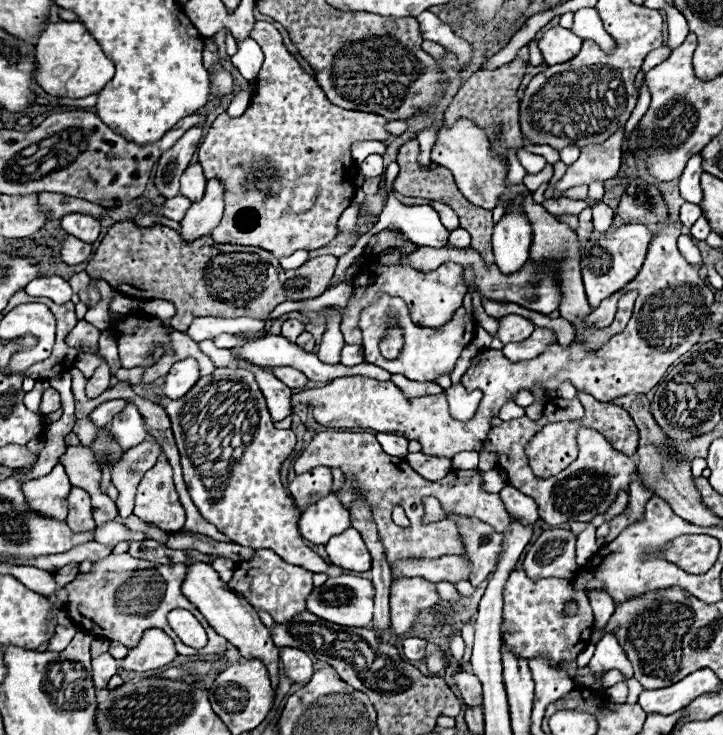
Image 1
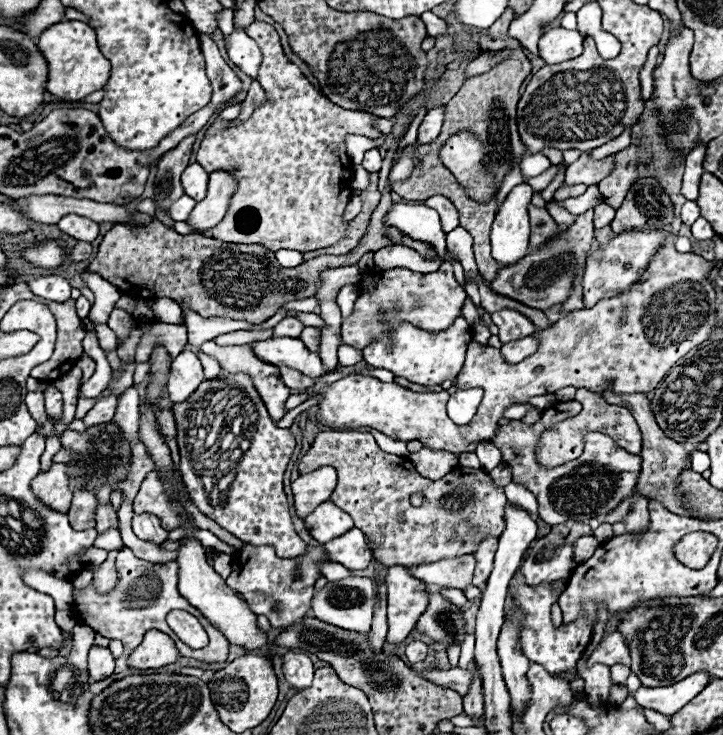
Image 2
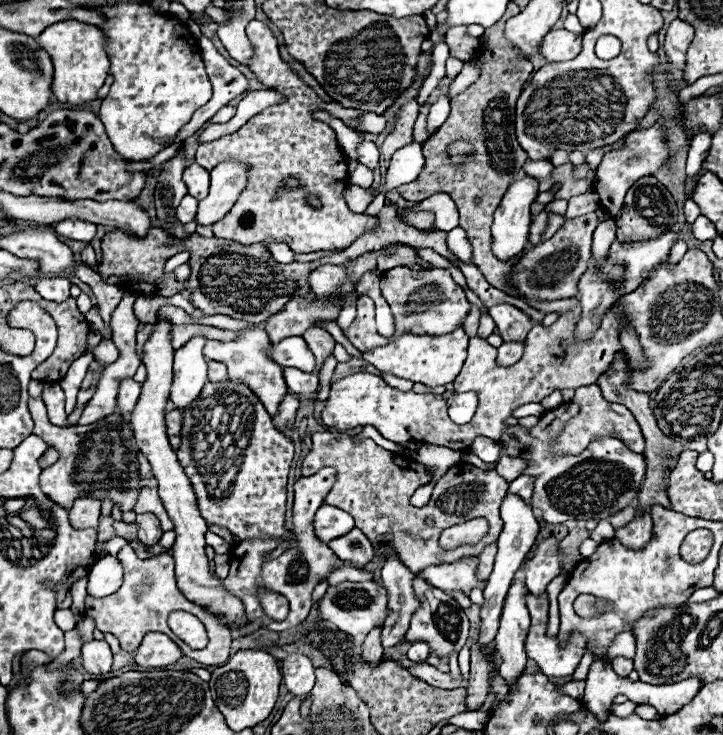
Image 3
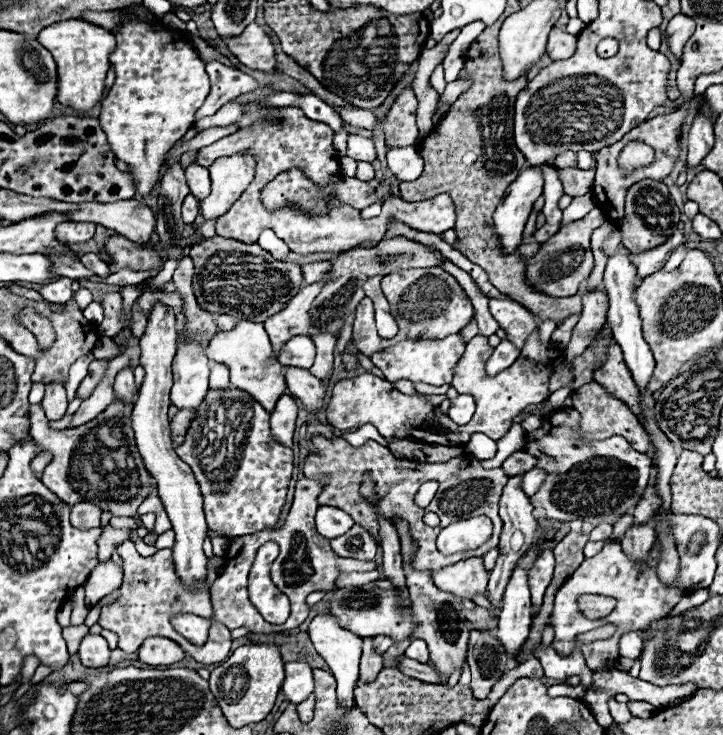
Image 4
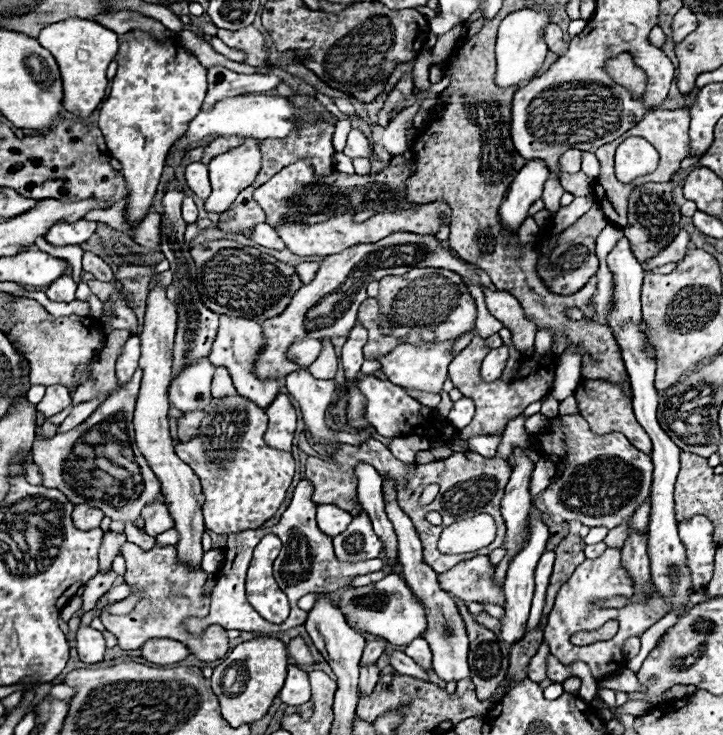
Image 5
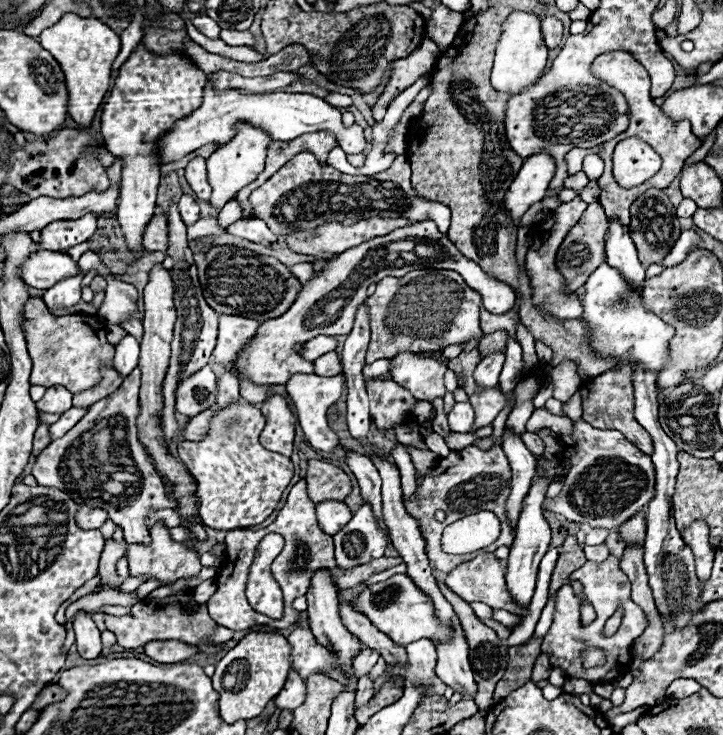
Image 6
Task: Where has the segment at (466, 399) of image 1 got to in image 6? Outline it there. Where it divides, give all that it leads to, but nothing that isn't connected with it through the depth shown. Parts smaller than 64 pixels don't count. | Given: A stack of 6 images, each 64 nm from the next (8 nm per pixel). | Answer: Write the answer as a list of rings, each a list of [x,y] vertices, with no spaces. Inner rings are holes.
[[[456,402],[452,412],[448,412],[448,422],[452,432],[472,432],[474,428],[474,410],[470,402]]]

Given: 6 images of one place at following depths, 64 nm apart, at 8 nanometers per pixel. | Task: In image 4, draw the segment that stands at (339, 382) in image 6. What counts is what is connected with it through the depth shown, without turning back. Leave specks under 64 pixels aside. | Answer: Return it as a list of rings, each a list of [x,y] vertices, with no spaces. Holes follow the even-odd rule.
[[[288,368],[286,384],[290,388],[290,394],[300,398],[304,408],[310,412],[310,416],[316,418],[316,414],[320,412],[326,400],[324,382],[318,378],[312,378],[312,374],[308,374],[308,370],[304,368]],[[365,424],[359,427],[355,432],[348,432],[348,434],[344,434],[342,436],[348,444],[352,444],[352,446],[362,446],[366,440],[376,440],[376,442],[382,442],[384,440],[384,444],[388,446],[388,440],[386,438],[382,438],[380,434],[378,434],[378,430],[374,428],[371,424]]]

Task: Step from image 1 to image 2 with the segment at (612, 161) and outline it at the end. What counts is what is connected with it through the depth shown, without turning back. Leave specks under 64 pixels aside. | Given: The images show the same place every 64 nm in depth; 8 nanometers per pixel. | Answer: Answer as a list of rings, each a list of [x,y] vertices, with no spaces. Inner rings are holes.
[[[582,152],[582,156],[566,168],[566,180],[564,184],[586,184],[592,186],[604,178],[604,174],[612,170],[612,156],[606,156],[604,160],[590,160],[590,152]]]

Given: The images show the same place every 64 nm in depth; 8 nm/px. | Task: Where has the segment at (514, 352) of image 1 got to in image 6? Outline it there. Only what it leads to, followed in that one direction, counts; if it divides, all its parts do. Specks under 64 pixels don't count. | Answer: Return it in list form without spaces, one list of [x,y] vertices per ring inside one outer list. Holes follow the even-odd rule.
[[[492,352],[474,370],[474,380],[478,388],[494,388],[498,386],[498,376],[504,364],[504,354],[502,352]]]

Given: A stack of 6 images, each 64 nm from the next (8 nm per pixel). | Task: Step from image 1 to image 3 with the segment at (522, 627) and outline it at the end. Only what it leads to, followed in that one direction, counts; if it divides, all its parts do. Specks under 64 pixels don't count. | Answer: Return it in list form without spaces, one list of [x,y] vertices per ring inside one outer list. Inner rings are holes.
[[[528,594],[526,602],[532,616],[532,626],[526,638],[528,658],[532,658],[548,678],[572,676],[586,652],[586,636],[572,634],[568,646],[562,648],[556,638],[546,638],[548,596],[542,594],[540,598],[532,598],[532,594]]]

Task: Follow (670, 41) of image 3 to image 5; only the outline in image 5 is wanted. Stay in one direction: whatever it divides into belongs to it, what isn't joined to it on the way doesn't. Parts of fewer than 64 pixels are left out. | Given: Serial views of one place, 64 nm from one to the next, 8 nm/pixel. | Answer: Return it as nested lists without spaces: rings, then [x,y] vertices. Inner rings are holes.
[[[682,6],[680,12],[674,16],[674,22],[672,22],[674,42],[680,42],[682,38],[686,38],[692,30],[696,30],[696,26],[698,26],[696,14],[688,6]]]

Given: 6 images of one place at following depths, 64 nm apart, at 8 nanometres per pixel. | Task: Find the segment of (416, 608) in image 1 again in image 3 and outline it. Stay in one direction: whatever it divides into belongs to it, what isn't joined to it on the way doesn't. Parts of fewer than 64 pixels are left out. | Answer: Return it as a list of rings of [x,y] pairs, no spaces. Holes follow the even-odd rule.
[[[390,554],[386,558],[382,566],[382,582],[388,588],[388,596],[390,596],[388,600],[390,616],[388,616],[388,624],[384,624],[380,634],[382,648],[390,648],[404,640],[404,634],[410,626],[410,618],[416,606],[420,606],[412,590],[412,578],[414,574],[400,562],[396,554]]]

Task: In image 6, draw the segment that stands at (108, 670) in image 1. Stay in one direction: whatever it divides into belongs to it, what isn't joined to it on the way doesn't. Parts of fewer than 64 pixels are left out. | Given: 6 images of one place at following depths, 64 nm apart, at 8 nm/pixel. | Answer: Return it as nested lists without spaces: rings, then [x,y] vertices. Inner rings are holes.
[[[78,610],[74,614],[74,618],[72,618],[72,628],[74,628],[74,634],[76,634],[78,652],[84,658],[96,658],[96,656],[100,656],[100,652],[102,652],[100,630],[96,628],[94,618],[88,612]]]

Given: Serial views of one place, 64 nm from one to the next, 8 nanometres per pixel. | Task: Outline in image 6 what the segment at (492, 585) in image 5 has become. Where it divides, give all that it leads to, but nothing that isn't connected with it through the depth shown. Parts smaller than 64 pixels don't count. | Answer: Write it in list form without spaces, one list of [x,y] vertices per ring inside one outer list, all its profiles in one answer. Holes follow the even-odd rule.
[[[480,554],[474,560],[456,566],[456,570],[452,570],[450,574],[444,576],[444,582],[450,590],[460,594],[460,598],[464,598],[466,602],[484,602],[490,608],[502,608],[502,610],[508,610],[512,614],[528,616],[528,606],[522,608],[520,604],[516,604],[516,600],[508,592],[508,588],[506,588],[506,564],[502,560],[498,560],[494,554]]]

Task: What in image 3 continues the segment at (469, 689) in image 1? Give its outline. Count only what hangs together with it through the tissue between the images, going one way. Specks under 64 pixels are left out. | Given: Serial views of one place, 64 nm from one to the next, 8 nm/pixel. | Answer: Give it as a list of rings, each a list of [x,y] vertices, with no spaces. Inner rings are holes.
[[[414,664],[414,666],[408,668],[408,672],[412,676],[416,676],[416,678],[420,678],[420,680],[432,684],[432,686],[436,686],[436,688],[456,688],[456,686],[464,686],[462,678],[452,680],[450,674],[444,674],[444,672],[440,672],[438,668],[434,668],[430,664]]]

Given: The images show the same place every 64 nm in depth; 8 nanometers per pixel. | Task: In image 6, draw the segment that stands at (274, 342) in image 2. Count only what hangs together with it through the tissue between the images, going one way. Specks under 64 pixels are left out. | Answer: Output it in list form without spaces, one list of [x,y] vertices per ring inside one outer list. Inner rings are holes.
[[[316,336],[316,338],[312,338],[304,344],[304,354],[302,356],[314,362],[320,354],[336,350],[336,344],[338,344],[336,336]]]

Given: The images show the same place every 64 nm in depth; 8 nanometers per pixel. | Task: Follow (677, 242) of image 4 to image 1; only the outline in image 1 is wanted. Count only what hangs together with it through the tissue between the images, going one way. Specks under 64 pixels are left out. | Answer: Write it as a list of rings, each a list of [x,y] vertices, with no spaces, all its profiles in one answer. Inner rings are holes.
[[[624,224],[618,230],[592,234],[592,238],[586,242],[586,248],[582,250],[582,278],[584,278],[588,304],[592,308],[596,308],[600,300],[622,290],[628,282],[632,282],[632,278],[636,278],[636,274],[644,264],[652,238],[654,238],[654,230],[646,228],[644,224]]]

